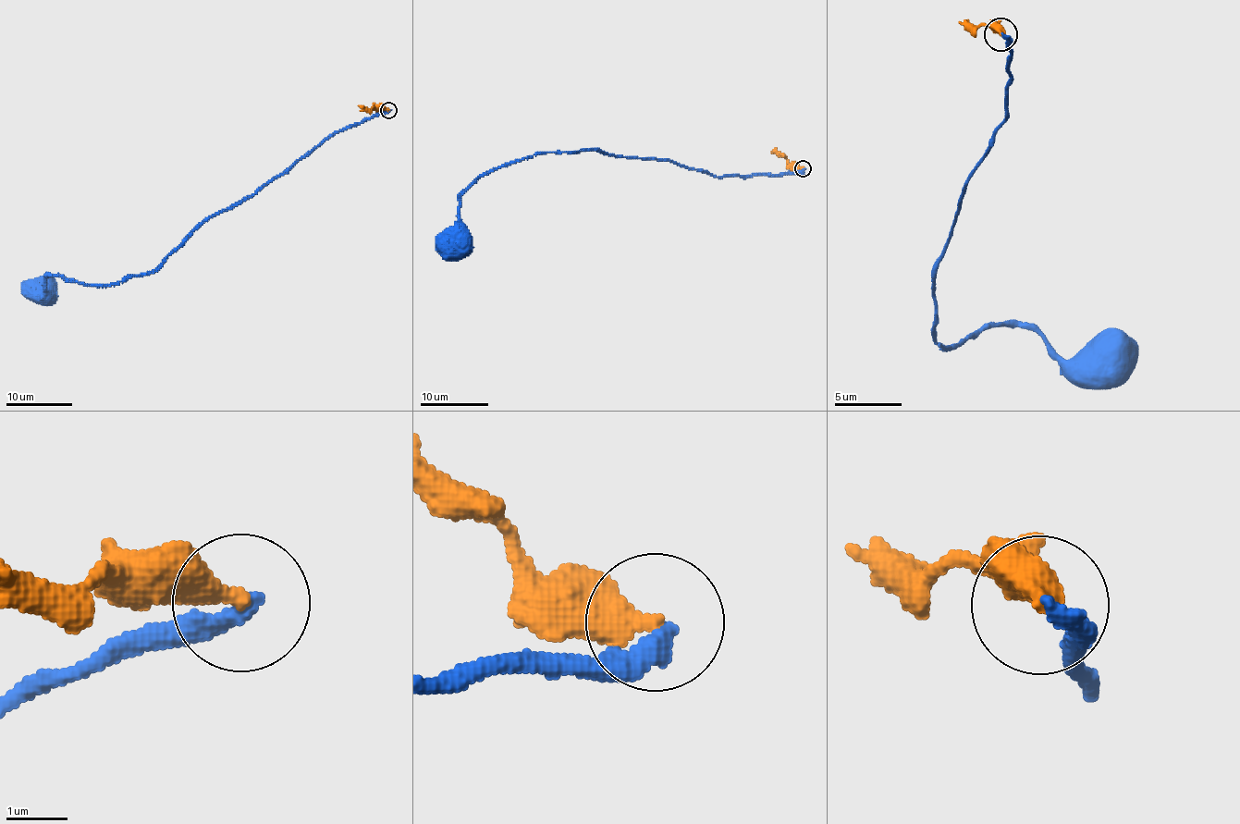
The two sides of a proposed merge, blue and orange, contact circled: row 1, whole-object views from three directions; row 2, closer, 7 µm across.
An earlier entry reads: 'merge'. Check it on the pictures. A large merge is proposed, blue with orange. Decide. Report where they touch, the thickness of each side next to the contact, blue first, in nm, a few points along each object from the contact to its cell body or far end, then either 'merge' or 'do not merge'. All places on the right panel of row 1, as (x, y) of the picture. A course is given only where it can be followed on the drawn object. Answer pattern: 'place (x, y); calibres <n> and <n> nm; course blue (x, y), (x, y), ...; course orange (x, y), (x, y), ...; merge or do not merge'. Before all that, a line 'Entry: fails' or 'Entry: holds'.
Entry: fails
place (1000, 34); calibres 380 and 420 nm; course blue (1001, 33), (1006, 116), (935, 269), (932, 338), (944, 347), (1031, 325), (1067, 362), (1104, 365); course orange (1001, 33), (976, 28), (966, 19); do not merge

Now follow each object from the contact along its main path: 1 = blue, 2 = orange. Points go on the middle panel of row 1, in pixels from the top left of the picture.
1: (802, 168), (715, 177), (667, 160), (595, 150), (535, 152), (493, 167), (460, 196), (454, 243)
2: (802, 168), (795, 168), (783, 156), (771, 152)

